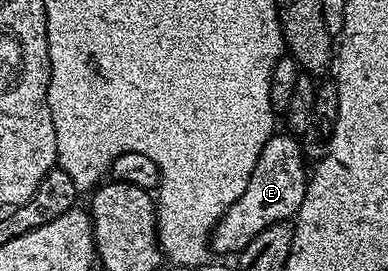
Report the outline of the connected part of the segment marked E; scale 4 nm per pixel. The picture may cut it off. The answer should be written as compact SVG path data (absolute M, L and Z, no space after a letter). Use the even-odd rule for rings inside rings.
M276 132L261 148L261 156L257 156L257 168L253 168L253 176L249 176L249 184L245 184L245 192L228 210L219 217L215 231L211 234L210 249L219 254L238 255L257 236L257 232L265 232L269 224L277 224L294 219L301 208L301 200L305 200L305 192L309 181L309 166L303 157L303 143L290 132Z

